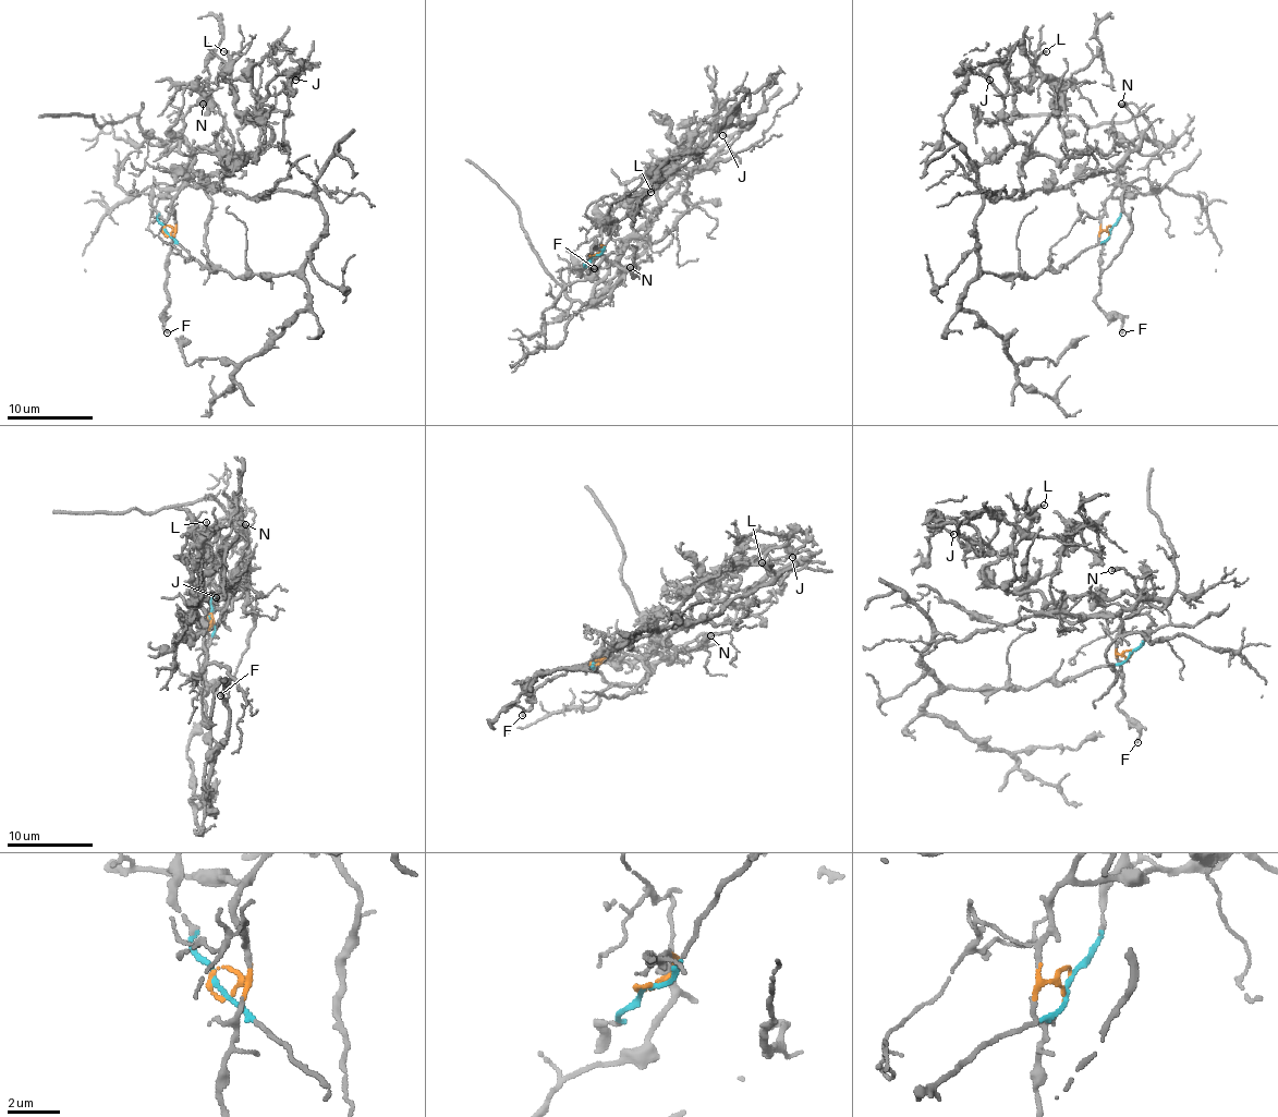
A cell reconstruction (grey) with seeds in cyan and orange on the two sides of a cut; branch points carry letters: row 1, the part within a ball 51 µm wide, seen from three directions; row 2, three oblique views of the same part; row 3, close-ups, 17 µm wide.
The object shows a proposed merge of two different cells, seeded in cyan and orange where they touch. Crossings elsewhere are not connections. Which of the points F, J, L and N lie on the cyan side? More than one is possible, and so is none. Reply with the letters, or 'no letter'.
no letter

